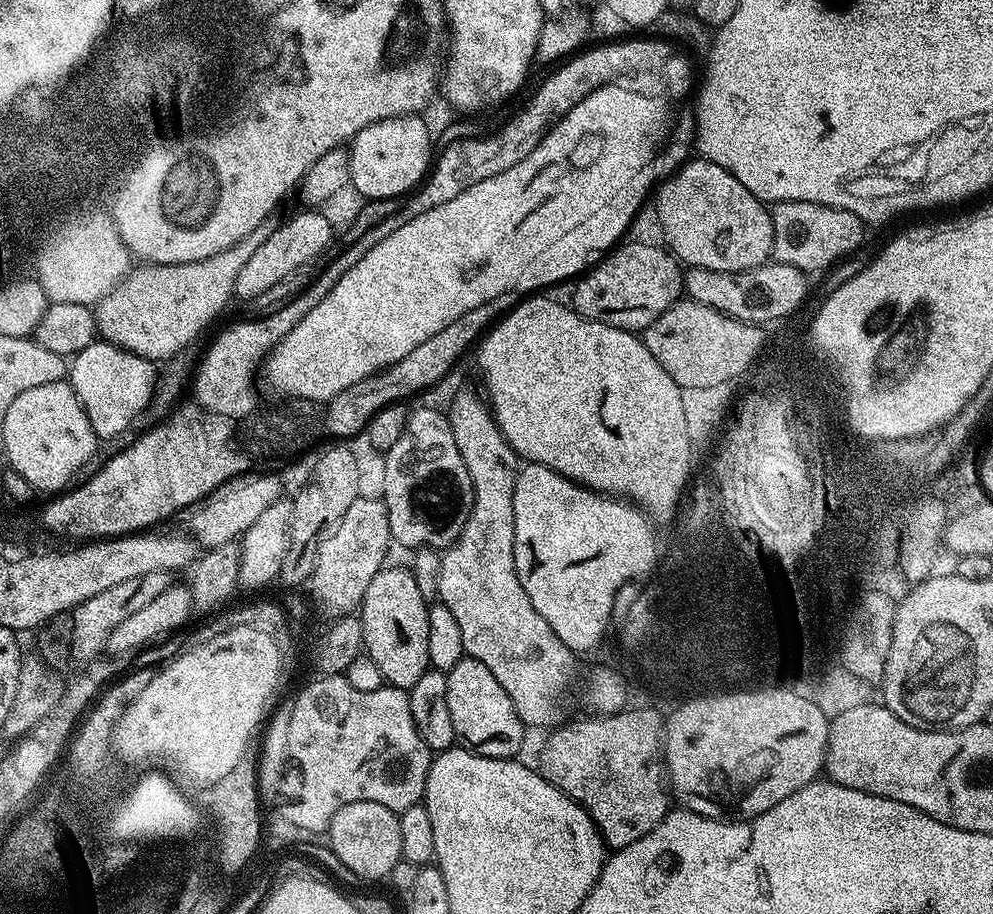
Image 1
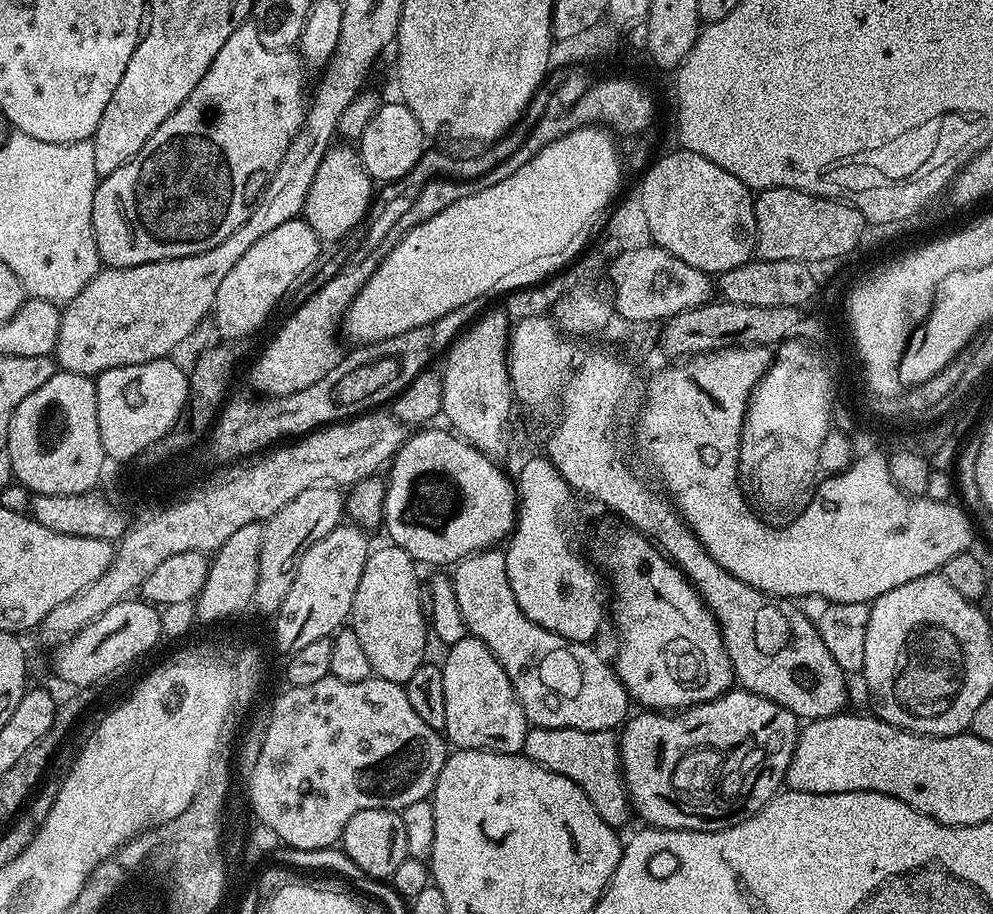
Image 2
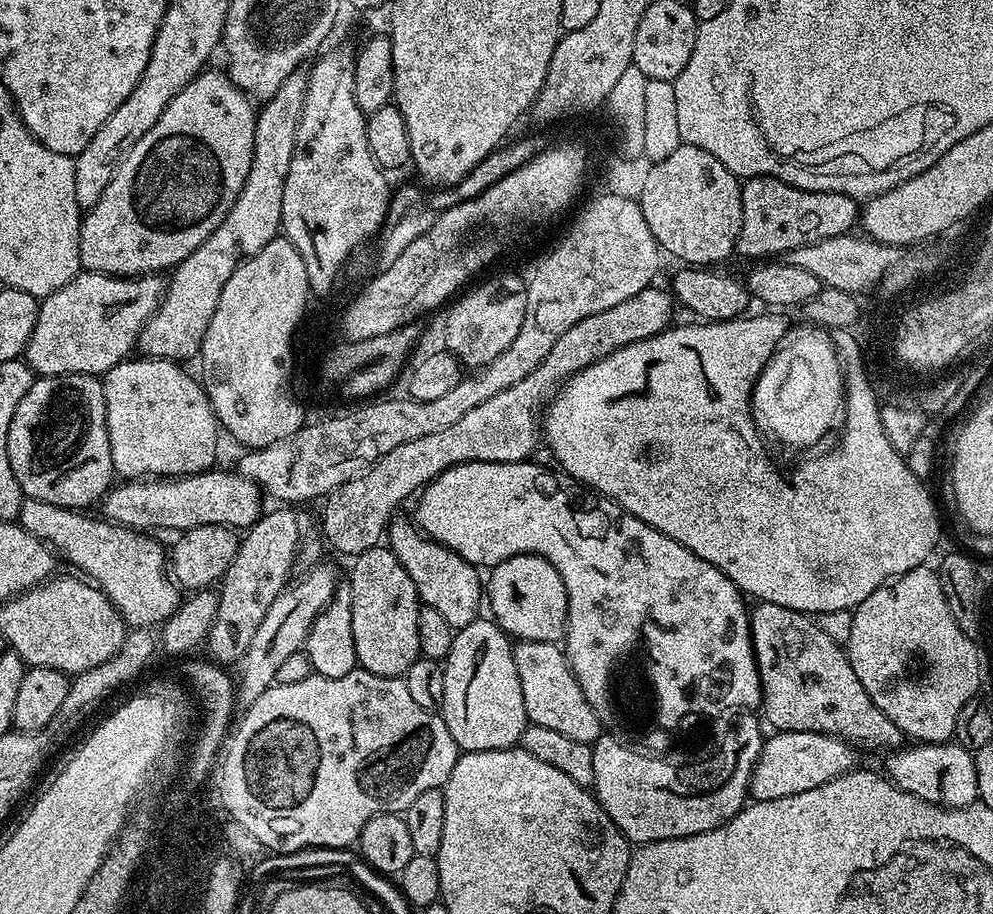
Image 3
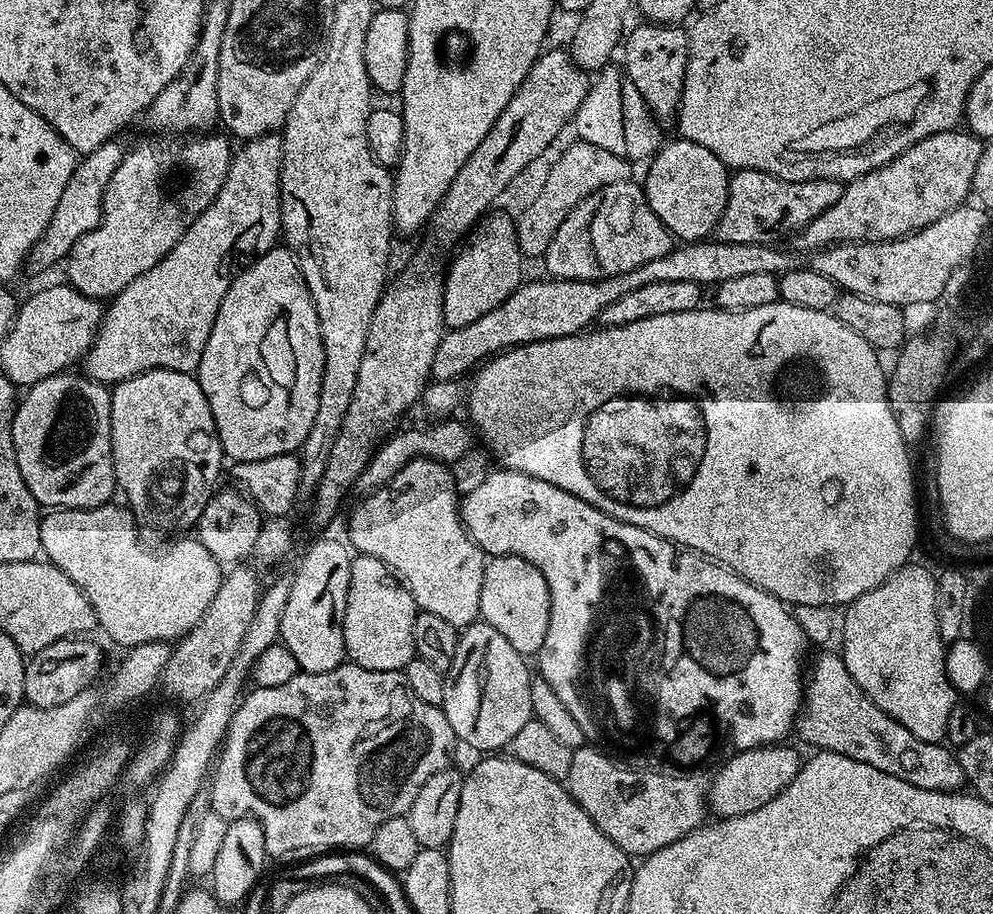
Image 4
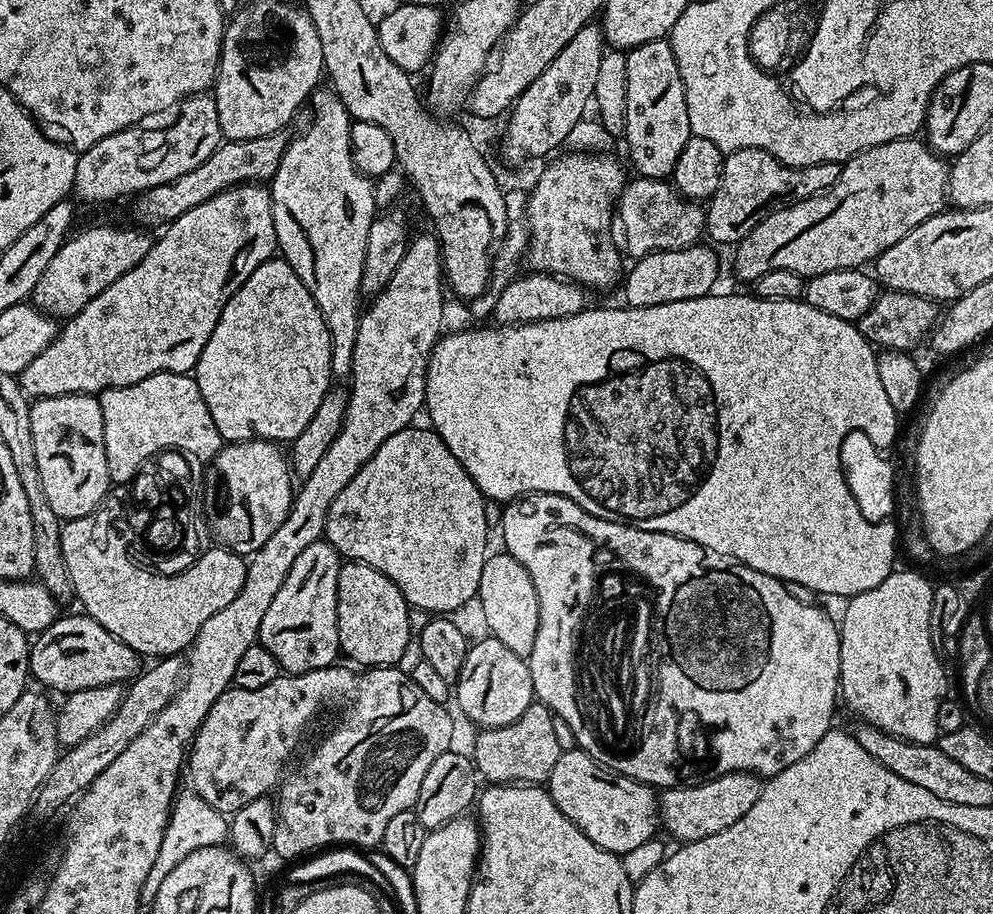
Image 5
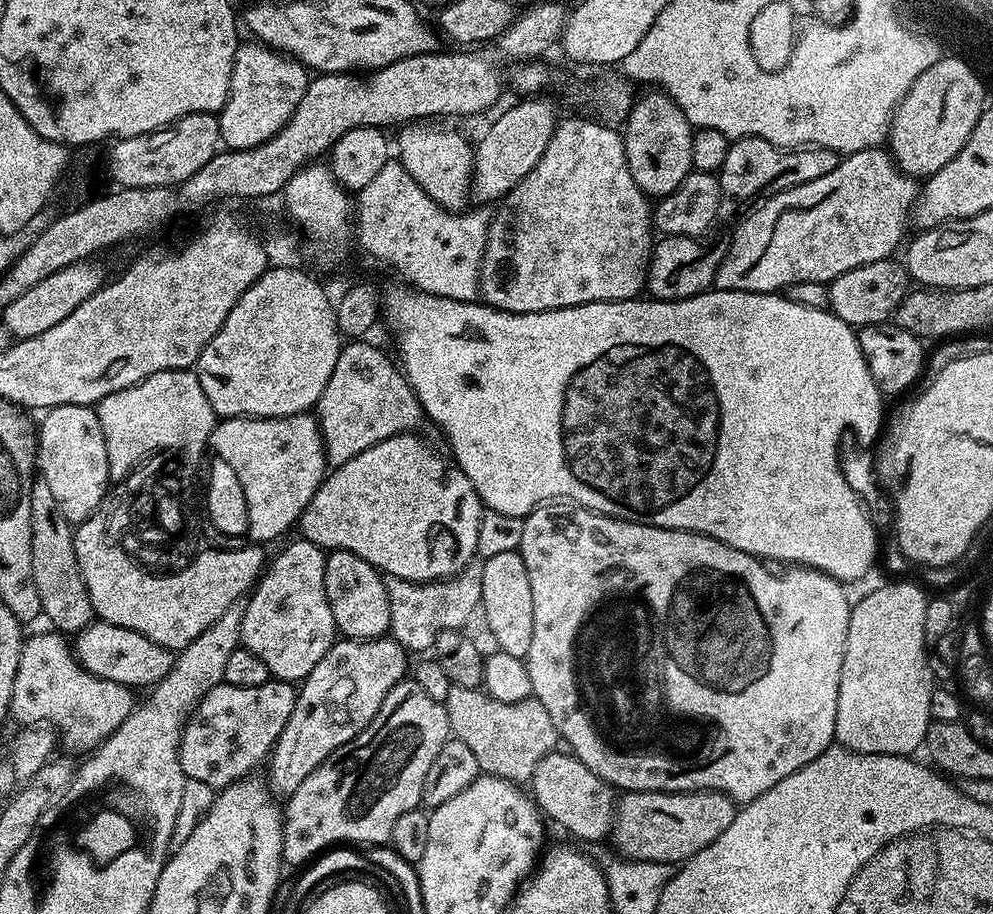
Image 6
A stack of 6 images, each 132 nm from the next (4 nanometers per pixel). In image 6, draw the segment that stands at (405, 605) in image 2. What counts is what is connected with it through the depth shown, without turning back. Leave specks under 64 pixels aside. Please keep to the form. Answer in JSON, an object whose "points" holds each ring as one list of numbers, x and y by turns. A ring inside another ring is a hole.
{"points":[[332,550,324,557,326,598,330,602,330,614,334,614,337,633,349,640,378,640,389,635,390,600,387,597,385,577,370,562,358,558,358,554]]}

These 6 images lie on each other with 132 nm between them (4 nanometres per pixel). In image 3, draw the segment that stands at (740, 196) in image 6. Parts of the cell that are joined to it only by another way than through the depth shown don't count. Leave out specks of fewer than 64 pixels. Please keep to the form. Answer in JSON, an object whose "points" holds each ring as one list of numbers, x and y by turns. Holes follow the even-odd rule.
{"points":[[750,176,740,185,742,194,742,226,740,239,736,241,735,255,764,256,760,258,776,258,779,254,787,254,798,246,810,246,814,242,822,242,822,238,834,238,851,233,858,224,858,204,846,194,837,192,811,192,796,188,793,184,782,182,773,176]]}

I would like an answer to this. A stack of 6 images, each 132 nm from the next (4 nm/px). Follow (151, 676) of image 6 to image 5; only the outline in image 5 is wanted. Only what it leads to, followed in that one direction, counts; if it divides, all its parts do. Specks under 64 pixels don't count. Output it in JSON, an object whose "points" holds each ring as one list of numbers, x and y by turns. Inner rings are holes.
{"points":[[86,614,79,615,61,615,45,632,39,633,31,641,28,666,34,680,45,684,48,688,53,688,54,691,60,692,59,694,90,690,94,686,106,686,107,684,123,685,125,682,131,681,141,671,141,656,134,650,130,650,130,646,126,646,126,642,114,638,114,634,110,634,110,630,98,626,98,622,94,622,94,618,90,618]]}

